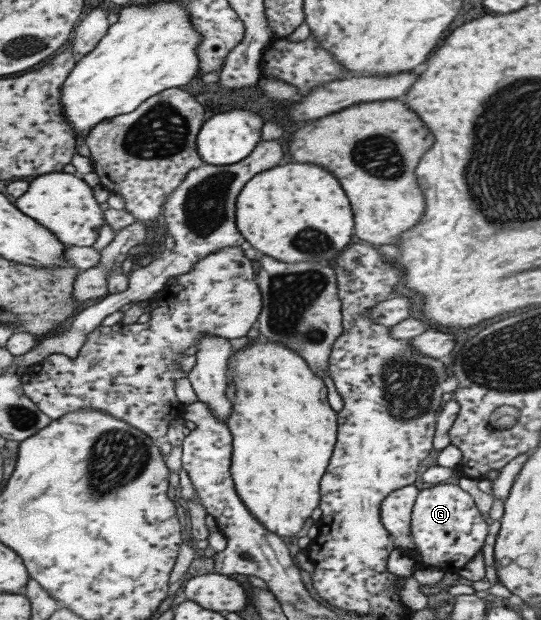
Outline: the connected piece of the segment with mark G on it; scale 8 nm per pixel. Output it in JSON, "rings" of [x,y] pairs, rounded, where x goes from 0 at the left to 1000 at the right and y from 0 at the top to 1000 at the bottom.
{"rings":[[[802,781],[778,789],[765,806],[758,840],[769,885],[754,892],[767,902],[769,918],[802,913],[819,923],[847,924],[880,889],[889,889],[902,858],[902,847],[884,826],[876,805],[847,781]]]}

